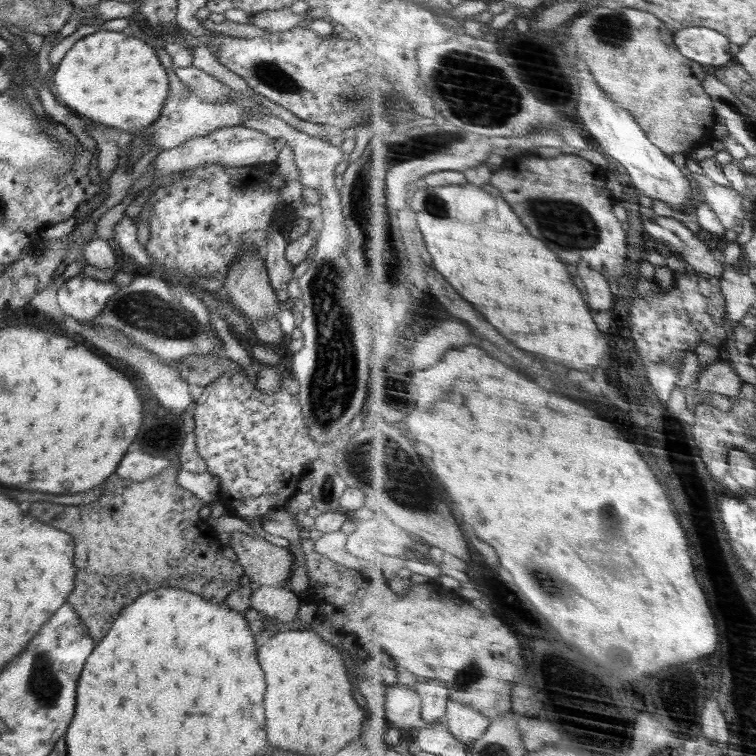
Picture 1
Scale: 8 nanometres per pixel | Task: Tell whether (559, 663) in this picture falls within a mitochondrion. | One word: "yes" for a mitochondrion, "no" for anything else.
no

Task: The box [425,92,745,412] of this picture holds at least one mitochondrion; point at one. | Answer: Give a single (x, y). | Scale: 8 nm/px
(570, 226)

